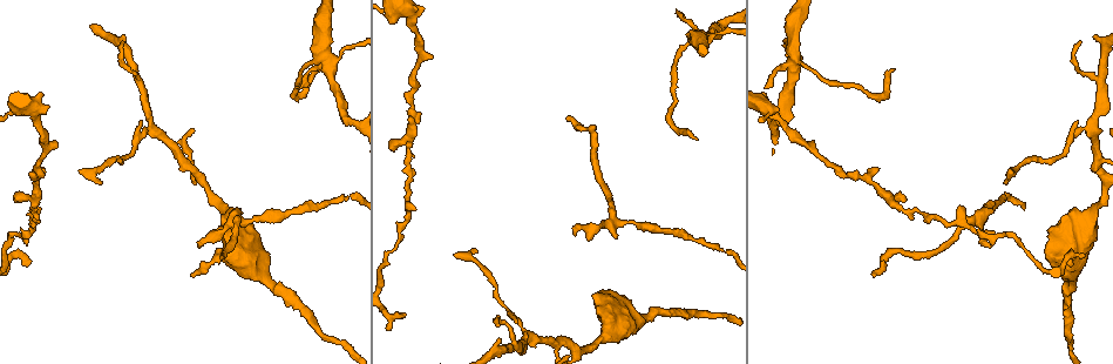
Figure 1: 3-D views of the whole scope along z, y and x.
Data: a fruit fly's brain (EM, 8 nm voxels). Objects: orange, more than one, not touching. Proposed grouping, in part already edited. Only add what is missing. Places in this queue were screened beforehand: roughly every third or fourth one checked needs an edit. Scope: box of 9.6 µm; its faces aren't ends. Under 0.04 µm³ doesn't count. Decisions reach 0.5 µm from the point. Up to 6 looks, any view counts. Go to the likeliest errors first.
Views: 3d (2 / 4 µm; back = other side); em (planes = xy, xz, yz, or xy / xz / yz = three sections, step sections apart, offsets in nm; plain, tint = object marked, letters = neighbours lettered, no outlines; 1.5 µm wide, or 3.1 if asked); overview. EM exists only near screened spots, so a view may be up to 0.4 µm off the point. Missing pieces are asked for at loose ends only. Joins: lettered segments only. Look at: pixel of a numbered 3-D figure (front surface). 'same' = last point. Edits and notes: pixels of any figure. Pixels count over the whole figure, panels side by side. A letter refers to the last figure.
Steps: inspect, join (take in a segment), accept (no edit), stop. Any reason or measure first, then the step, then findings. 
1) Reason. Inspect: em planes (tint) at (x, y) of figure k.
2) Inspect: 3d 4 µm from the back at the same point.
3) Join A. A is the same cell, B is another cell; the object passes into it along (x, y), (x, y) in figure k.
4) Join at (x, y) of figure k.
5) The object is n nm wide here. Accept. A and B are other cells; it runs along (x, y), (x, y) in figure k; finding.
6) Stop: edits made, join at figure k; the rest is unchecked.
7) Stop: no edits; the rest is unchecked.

Tapers out. Inspect: 3d 2 µm at (1004, 182) of figure 1.

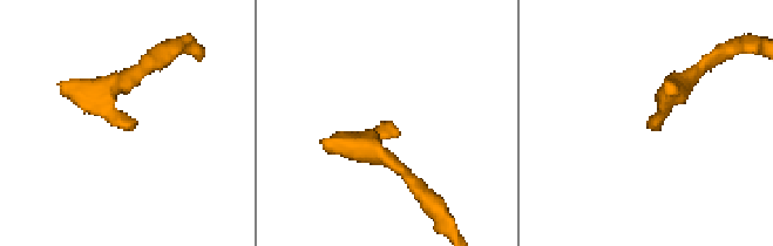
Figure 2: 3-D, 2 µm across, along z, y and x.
Need the tissue. Inspect: em planes (plain) at (660, 122) of figure 2.

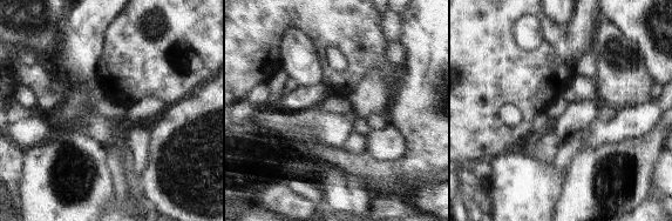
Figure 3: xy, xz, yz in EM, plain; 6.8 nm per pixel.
See the neighbours. Inspect: em planes (letters) at the same point.

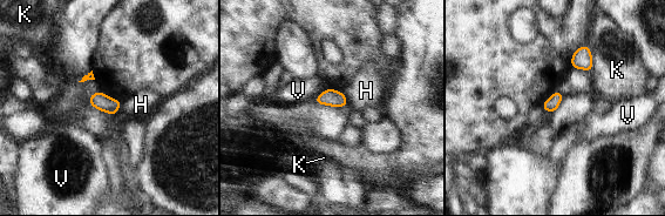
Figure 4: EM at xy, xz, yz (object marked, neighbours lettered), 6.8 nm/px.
The object is 90 nm wide here. Accept. H, K and V are other cells; a border runs along (343, 92), (347, 103) in figure 4; no lettered segment goes on from it.

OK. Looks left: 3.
An open end. Inspect: em planes (letters) at (990, 246) of figure 1.

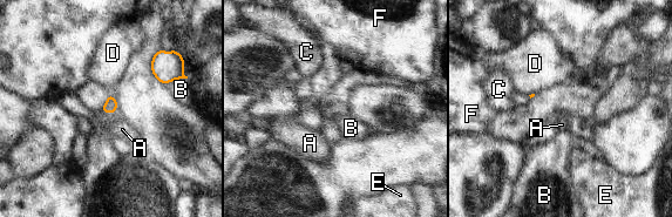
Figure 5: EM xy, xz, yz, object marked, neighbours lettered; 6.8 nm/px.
Accept. A, B, C, D, E and F are other cells; a border runs along (187, 78), (171, 80), (165, 85) in figure 5; no lettered segment goes on from it.

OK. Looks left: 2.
Inspect: em xy step 4 (tint) at (14, 199) of figure 1.

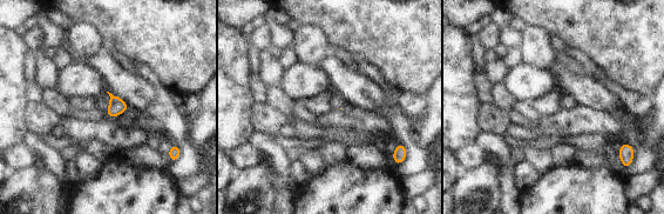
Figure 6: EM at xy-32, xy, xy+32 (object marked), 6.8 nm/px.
Inspect: em planes (letters) at the same point.

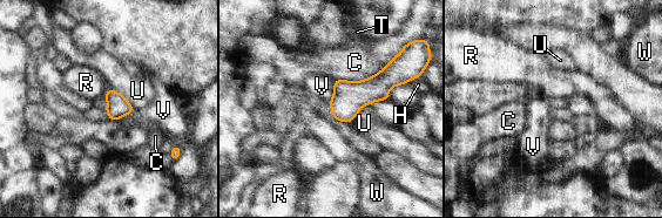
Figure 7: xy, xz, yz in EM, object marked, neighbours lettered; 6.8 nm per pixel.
Accept. C, H, R, T, U, V and W are other cells; a border runs along (335, 80), (332, 97), (328, 102) in figure 7; none of them fits.

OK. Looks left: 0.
Stop: no edits; the rest is unchecked.

